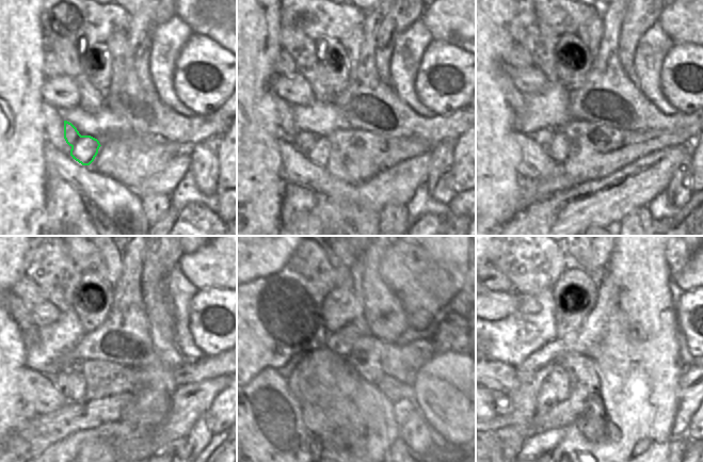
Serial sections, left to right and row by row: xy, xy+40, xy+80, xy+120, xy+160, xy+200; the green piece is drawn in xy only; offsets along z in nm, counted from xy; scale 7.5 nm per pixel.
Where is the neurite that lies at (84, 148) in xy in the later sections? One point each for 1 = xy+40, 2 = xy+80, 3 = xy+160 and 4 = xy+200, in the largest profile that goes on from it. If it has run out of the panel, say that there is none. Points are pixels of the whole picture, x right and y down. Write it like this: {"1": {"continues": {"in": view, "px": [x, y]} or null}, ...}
{"1": {"continues": {"in": "xy+40", "px": [318, 148]}}, "2": {"continues": {"in": "xy+80", "px": [556, 145]}}, "3": {"continues": {"in": "xy+160", "px": [307, 389]}}, "4": {"continues": {"in": "xy+200", "px": [546, 398]}}}

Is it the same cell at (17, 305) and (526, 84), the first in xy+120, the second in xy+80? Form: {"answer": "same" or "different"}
{"answer": "different"}

